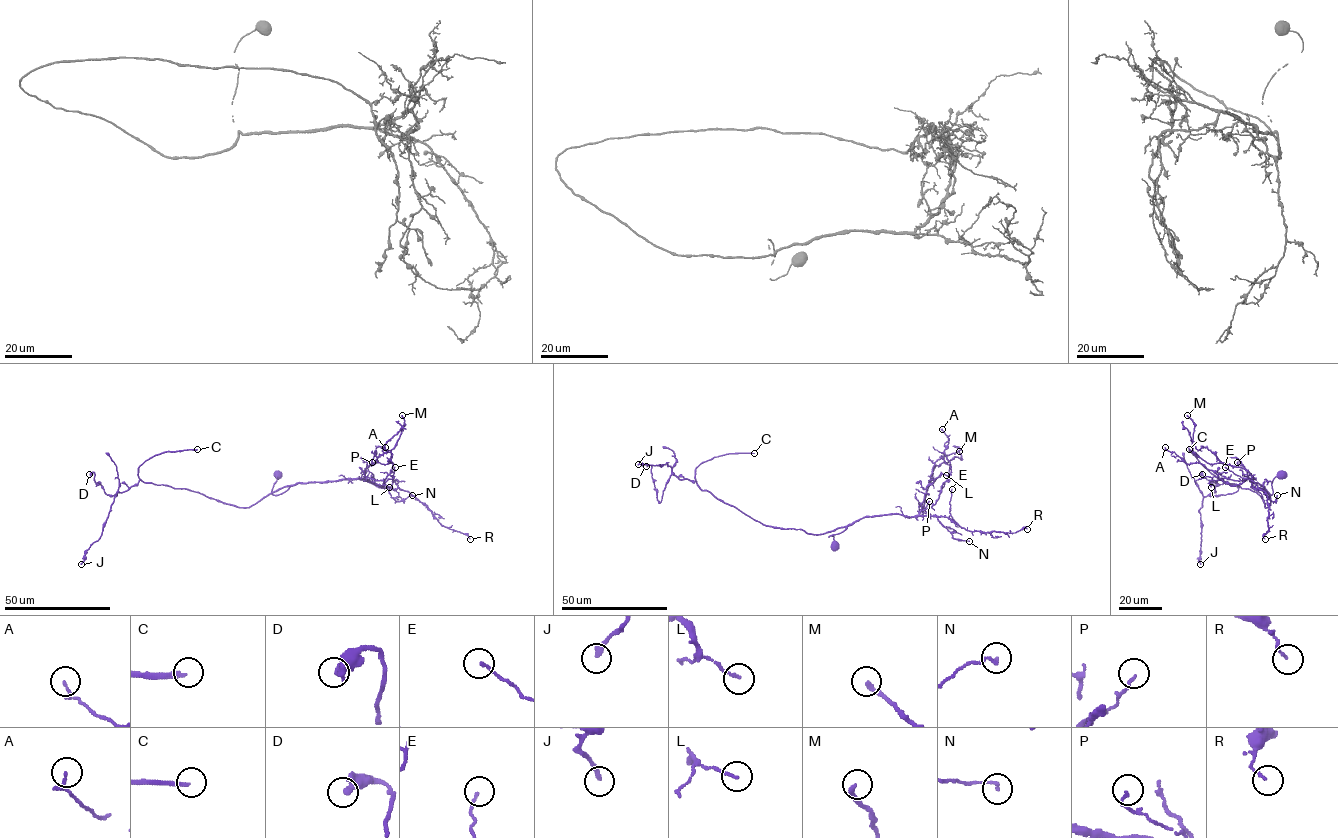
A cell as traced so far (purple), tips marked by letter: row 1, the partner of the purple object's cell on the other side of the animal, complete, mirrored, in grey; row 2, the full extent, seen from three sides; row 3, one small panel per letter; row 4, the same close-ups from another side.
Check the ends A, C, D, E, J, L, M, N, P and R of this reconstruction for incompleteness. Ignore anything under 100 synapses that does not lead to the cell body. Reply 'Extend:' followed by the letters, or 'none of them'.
Extend: C

